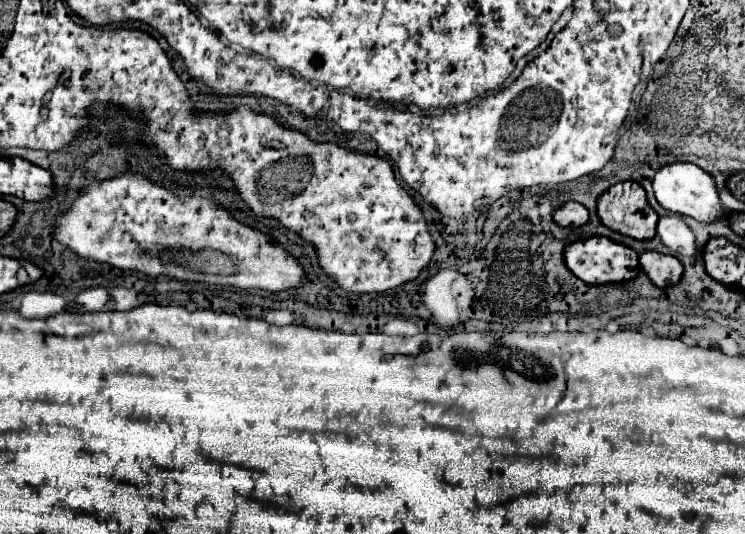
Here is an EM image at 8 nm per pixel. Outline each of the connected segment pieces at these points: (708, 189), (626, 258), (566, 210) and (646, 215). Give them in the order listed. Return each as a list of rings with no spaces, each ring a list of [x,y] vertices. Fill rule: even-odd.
[[[675,162],[675,164],[659,168],[653,178],[653,190],[655,190],[657,202],[665,210],[681,214],[681,216],[691,216],[697,222],[719,222],[719,220],[727,218],[727,214],[729,214],[729,210],[725,208],[725,204],[719,198],[719,190],[715,186],[713,176],[695,164]]]
[[[591,236],[585,240],[579,240],[575,244],[569,244],[565,248],[565,262],[567,268],[581,278],[585,284],[611,284],[611,282],[625,282],[625,280],[633,280],[639,272],[639,254],[635,250],[631,250],[629,246],[617,244],[609,238],[601,238],[601,236]]]
[[[567,202],[553,214],[553,218],[563,228],[579,228],[589,222],[589,210],[579,202]]]
[[[619,182],[601,194],[597,202],[601,222],[635,240],[655,238],[657,212],[649,206],[645,190],[637,182]]]

